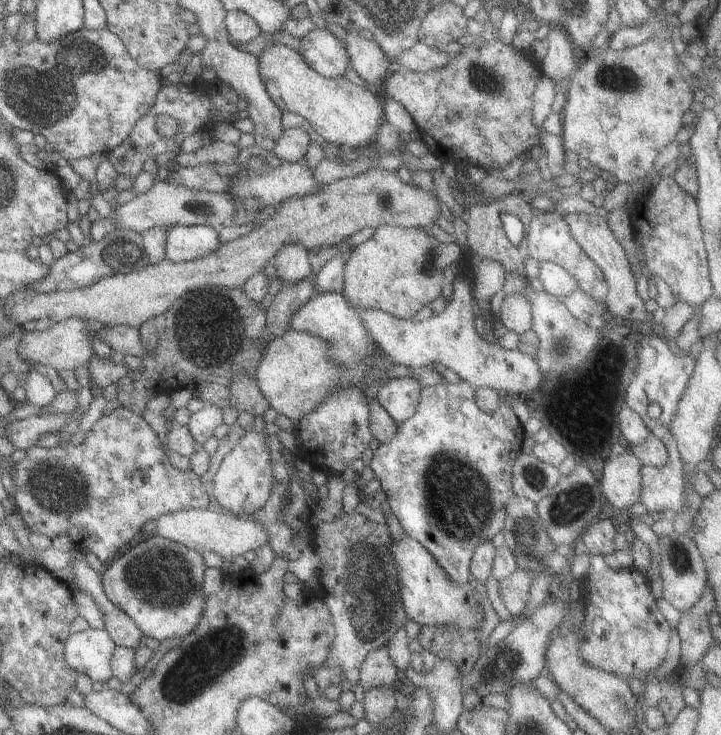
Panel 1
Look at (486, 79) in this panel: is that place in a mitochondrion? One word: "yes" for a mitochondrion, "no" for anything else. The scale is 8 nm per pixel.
yes

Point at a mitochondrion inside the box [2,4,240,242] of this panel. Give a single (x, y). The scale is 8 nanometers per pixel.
(55, 89)

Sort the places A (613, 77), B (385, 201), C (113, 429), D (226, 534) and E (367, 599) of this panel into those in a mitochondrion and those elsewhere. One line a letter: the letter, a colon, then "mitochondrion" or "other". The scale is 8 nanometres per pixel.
A: mitochondrion
B: other
C: other
D: other
E: mitochondrion

